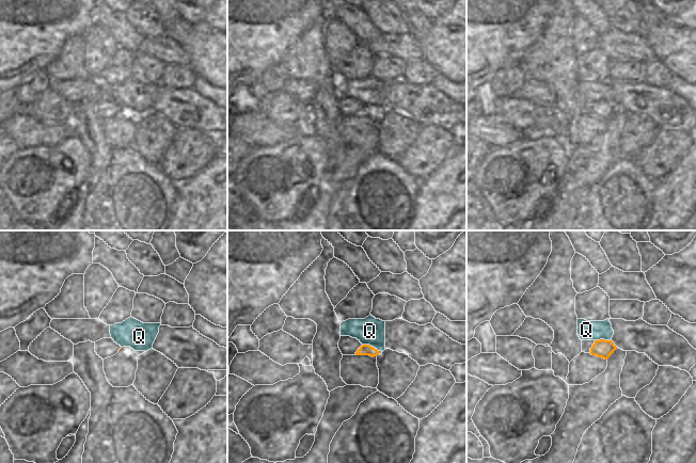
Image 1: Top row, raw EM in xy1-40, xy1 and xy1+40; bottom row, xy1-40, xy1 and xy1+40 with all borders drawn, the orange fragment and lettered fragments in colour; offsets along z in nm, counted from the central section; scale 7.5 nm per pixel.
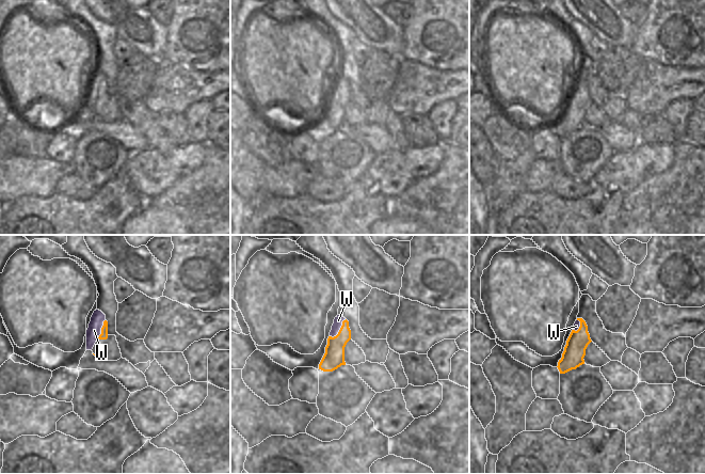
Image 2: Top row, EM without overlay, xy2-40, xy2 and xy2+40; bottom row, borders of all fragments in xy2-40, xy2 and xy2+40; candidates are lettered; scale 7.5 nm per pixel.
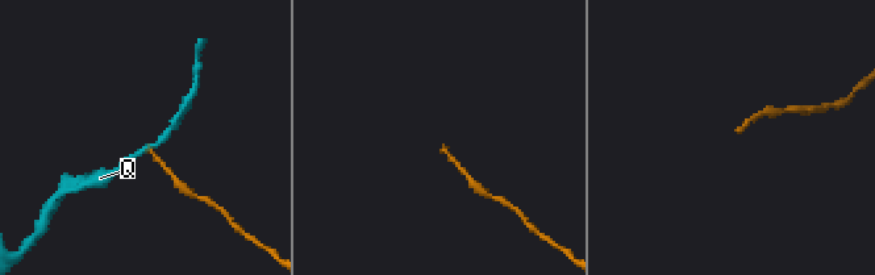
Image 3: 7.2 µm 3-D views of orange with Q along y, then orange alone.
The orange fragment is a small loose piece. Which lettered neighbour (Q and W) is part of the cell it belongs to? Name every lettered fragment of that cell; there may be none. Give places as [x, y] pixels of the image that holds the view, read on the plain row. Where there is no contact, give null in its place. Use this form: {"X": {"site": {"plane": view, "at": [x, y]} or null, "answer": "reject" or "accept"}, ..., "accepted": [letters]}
{"Q": {"site": {"plane": "xy1", "at": [370, 107]}, "answer": "reject"}, "W": {"site": {"plane": "xy2", "at": [339, 91]}, "answer": "accept"}, "accepted": ["W"]}

